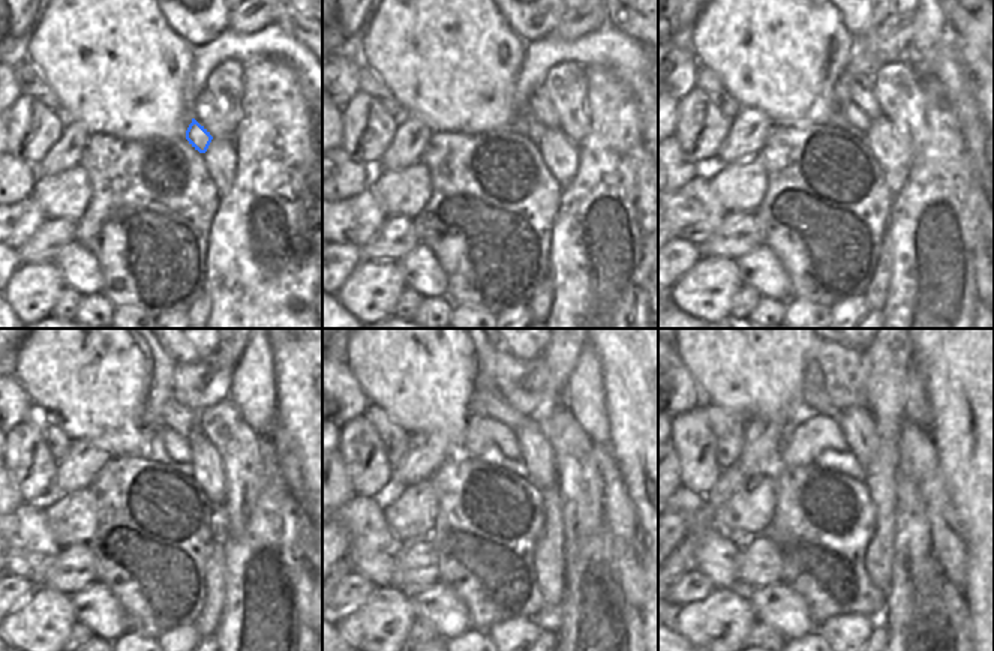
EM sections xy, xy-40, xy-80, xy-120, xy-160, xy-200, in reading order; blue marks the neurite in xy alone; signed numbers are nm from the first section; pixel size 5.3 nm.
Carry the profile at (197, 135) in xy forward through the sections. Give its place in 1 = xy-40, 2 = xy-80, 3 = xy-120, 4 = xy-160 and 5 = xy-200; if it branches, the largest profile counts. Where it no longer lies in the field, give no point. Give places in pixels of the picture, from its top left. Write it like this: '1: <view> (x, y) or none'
1: xy-40 (523, 125)
2: xy-80 (849, 111)
3: xy-120 (177, 447)
4: xy-160 (480, 432)
5: xy-200 (804, 443)

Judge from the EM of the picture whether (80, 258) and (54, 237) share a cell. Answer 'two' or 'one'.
two

